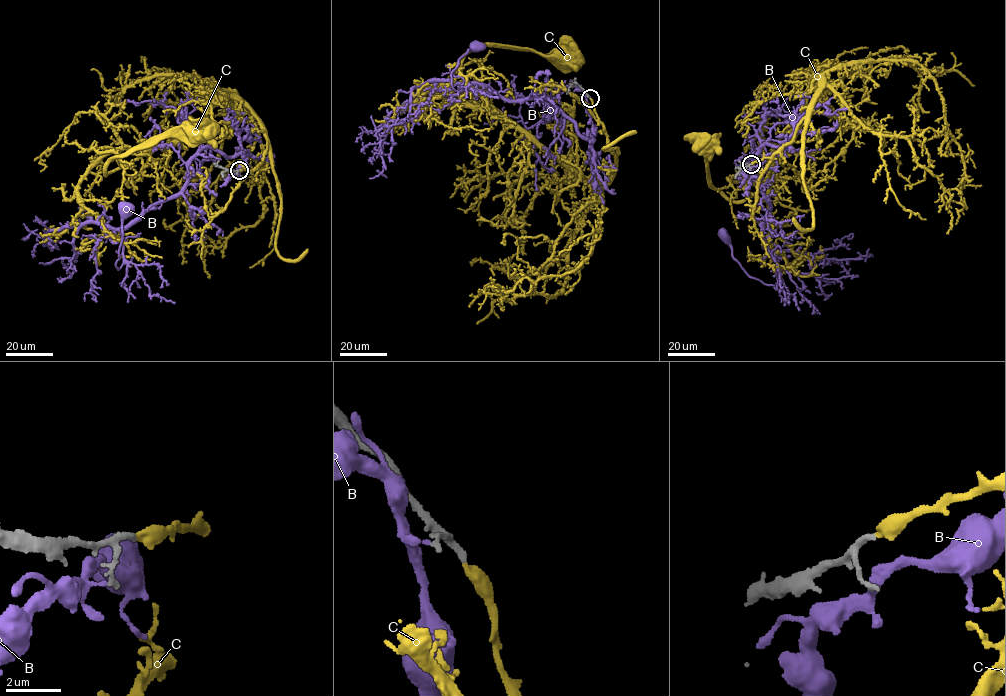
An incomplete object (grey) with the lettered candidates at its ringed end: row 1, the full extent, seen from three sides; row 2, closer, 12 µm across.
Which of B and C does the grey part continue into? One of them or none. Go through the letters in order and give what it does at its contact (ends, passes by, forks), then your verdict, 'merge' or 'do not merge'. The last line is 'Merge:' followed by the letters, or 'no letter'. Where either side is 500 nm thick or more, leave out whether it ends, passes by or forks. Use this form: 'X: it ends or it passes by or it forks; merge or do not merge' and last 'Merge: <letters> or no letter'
B: it passes by; do not merge
C: it ends; merge
Merge: C

